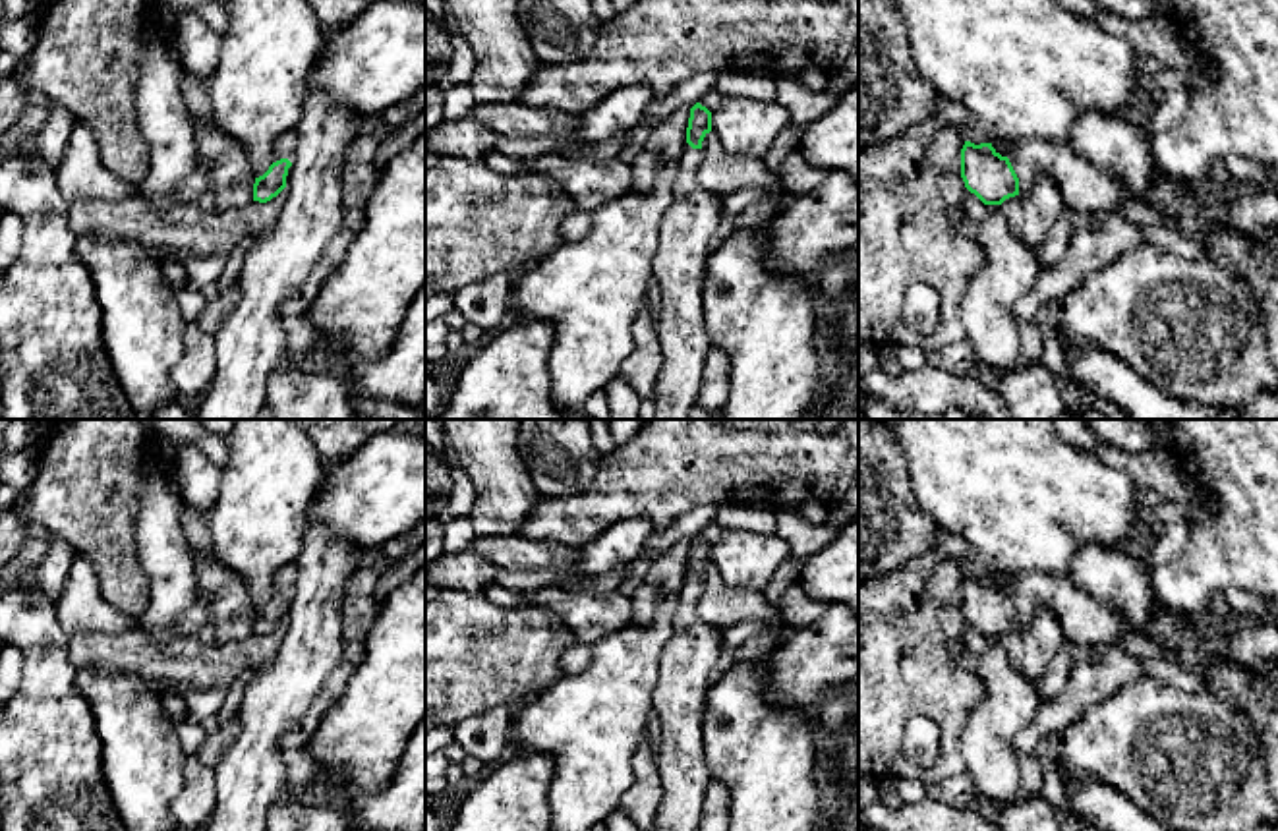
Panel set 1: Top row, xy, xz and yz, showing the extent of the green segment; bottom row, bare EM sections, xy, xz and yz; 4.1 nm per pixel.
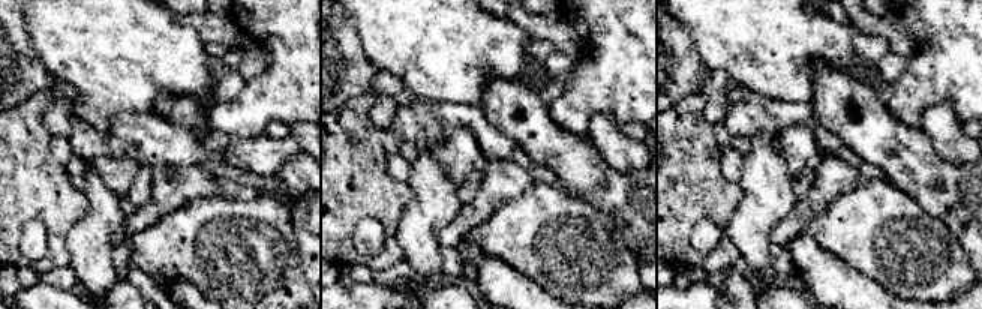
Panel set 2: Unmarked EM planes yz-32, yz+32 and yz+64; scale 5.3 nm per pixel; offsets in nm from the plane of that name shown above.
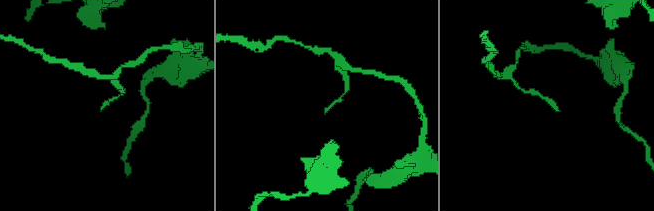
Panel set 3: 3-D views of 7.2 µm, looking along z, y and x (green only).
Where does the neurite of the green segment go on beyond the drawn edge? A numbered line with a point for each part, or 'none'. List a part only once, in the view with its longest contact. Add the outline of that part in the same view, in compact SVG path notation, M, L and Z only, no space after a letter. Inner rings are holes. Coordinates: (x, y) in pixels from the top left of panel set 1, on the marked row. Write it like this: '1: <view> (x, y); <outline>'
1: yz (1085, 188); M1044 139L1005 143L1025 195L1038 178L1050 178L1061 193L1061 203L1077 213L1118 213L1123 205L1137 205L1125 186L1112 172L1100 170L1073 153L1071 145Z

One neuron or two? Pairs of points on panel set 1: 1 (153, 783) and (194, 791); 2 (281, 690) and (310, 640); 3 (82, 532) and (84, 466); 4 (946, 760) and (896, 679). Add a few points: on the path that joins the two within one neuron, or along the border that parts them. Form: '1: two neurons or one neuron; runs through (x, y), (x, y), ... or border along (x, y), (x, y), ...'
1: two neurons; border along (186, 758), (182, 787), (171, 810)
2: one neuron; runs through (292, 679), (310, 652)
3: one neuron; runs through (84, 516), (84, 482)
4: one neuron; runs through (948, 737), (948, 721), (919, 692)

